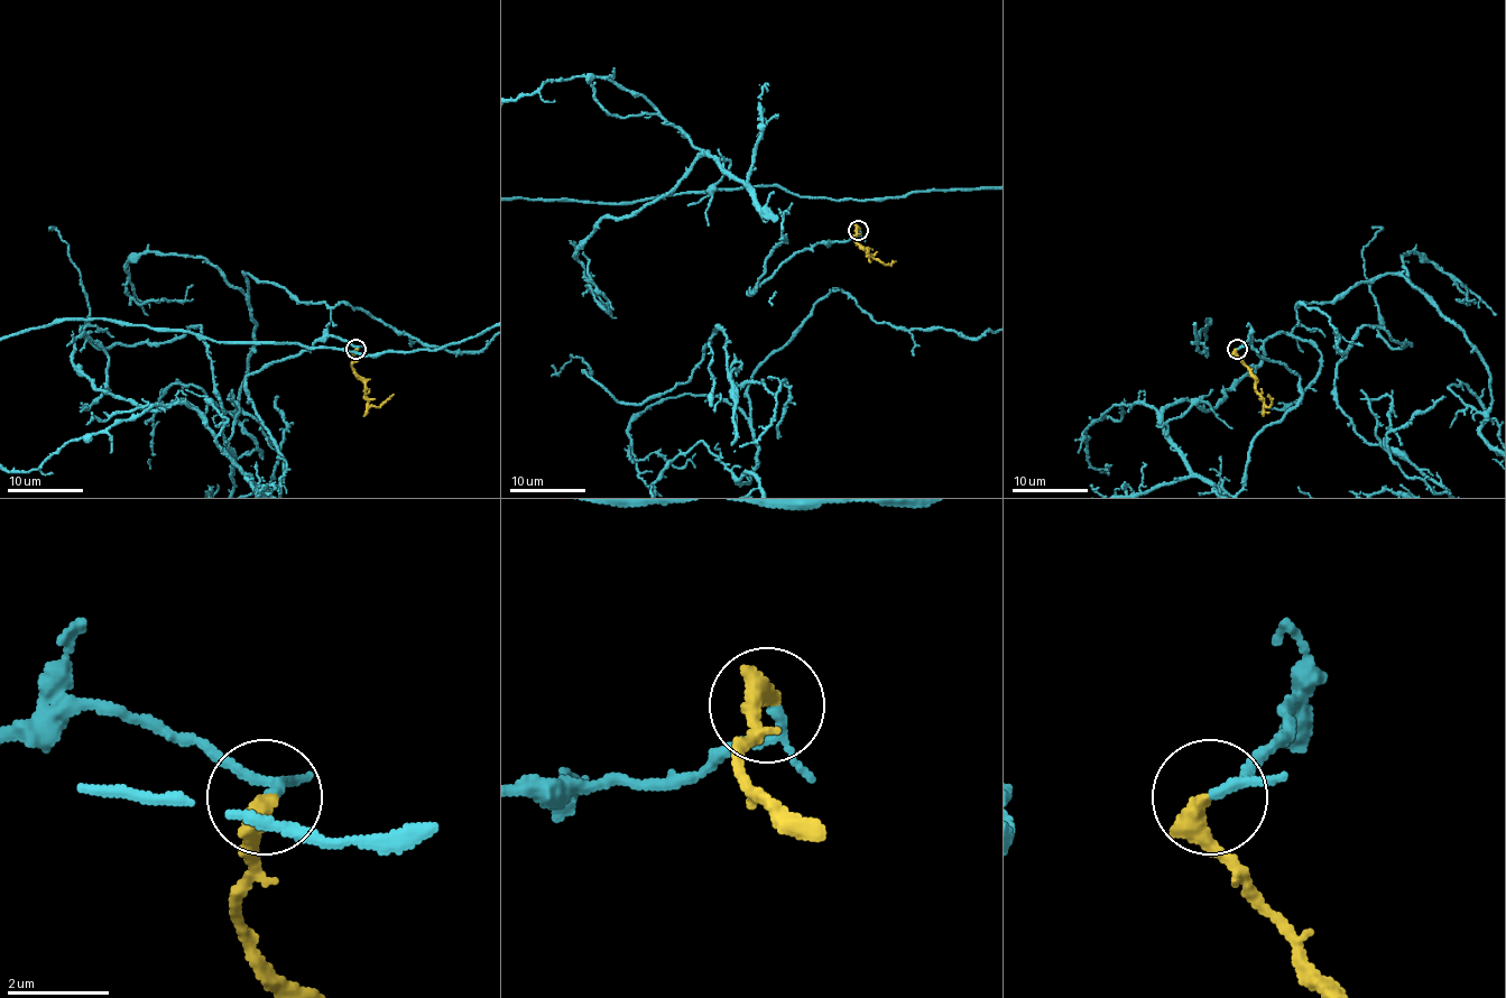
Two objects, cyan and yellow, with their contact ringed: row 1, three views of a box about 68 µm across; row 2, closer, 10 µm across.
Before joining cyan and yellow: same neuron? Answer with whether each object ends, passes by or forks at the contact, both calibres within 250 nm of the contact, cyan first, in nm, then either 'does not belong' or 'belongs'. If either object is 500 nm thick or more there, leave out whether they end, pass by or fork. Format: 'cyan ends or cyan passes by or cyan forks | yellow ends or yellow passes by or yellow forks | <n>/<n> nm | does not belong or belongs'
cyan passes by | yellow ends | 150/440 nm | belongs

